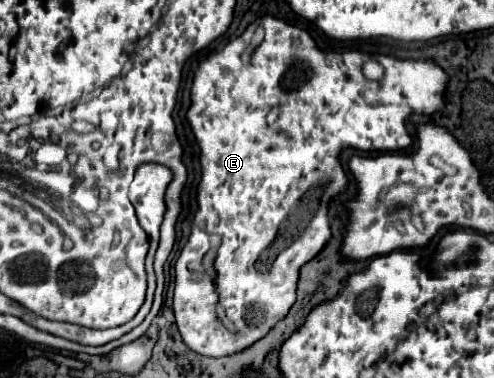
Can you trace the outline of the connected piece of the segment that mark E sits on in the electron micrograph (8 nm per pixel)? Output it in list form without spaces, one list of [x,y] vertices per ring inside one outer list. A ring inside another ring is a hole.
[[[263,16],[251,22],[241,36],[231,40],[223,50],[209,54],[201,60],[193,84],[191,84],[191,106],[185,114],[193,136],[199,144],[199,162],[201,162],[201,182],[197,188],[197,212],[191,222],[191,236],[183,246],[177,262],[175,262],[175,296],[173,296],[173,312],[175,322],[181,332],[183,342],[197,354],[203,356],[229,356],[235,352],[245,350],[259,338],[263,338],[277,320],[281,320],[287,310],[296,301],[297,280],[299,270],[303,264],[313,260],[331,238],[331,200],[339,196],[347,186],[347,174],[341,164],[341,152],[345,148],[363,150],[363,152],[391,152],[391,150],[405,150],[413,144],[409,134],[409,118],[413,114],[431,116],[445,108],[445,88],[447,88],[447,72],[435,64],[435,60],[401,60],[389,54],[367,54],[359,50],[349,52],[323,52],[311,34],[303,28],[291,26],[275,16]],[[257,28],[263,30],[263,40],[259,46],[253,46],[253,36]],[[367,58],[375,58],[383,64],[385,76],[379,82],[371,82],[361,74],[361,66]]]

